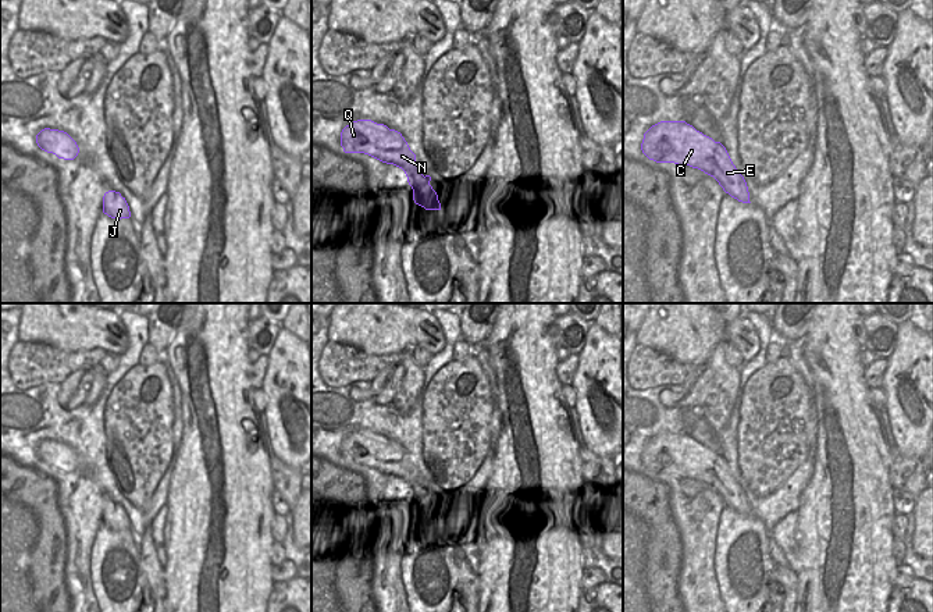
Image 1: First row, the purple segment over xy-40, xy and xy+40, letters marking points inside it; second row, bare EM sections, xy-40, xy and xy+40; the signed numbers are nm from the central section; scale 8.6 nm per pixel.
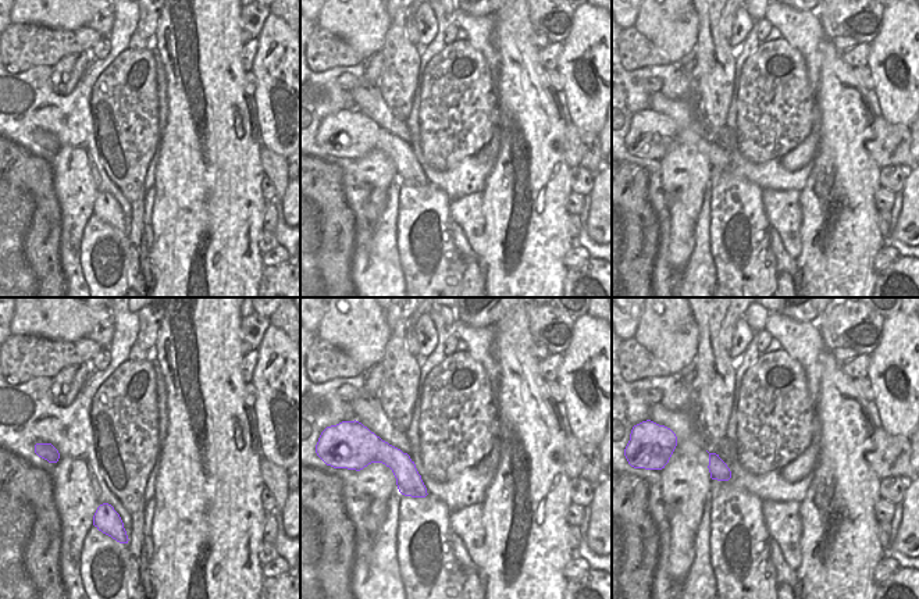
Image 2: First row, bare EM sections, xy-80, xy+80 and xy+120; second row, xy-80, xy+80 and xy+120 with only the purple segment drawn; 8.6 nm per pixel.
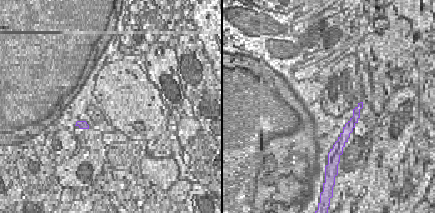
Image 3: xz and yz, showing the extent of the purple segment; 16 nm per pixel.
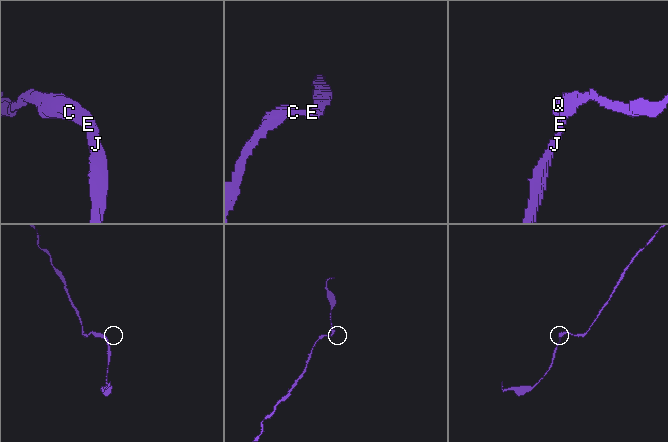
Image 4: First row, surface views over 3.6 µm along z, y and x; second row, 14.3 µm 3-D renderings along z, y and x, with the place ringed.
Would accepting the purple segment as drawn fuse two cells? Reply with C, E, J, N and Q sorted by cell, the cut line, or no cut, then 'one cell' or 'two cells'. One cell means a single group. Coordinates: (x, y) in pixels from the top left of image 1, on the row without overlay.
groups C E J N Q; cut none; one cell

